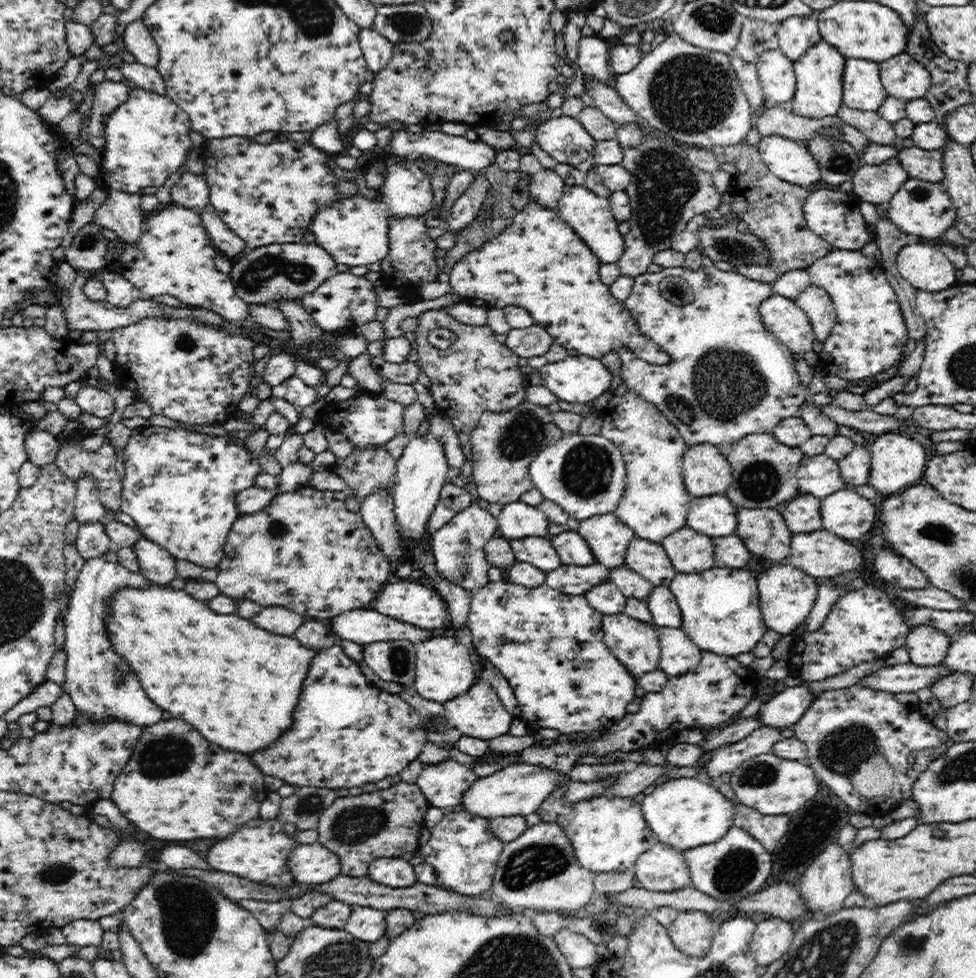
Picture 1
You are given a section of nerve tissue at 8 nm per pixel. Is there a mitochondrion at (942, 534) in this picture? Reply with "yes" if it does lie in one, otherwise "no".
yes

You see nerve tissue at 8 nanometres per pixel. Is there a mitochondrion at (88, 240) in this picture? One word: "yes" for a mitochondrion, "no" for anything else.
yes

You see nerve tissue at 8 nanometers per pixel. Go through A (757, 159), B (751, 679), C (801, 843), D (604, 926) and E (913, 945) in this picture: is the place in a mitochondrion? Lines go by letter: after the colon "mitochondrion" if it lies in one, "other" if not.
A: other
B: other
C: other
D: mitochondrion
E: mitochondrion

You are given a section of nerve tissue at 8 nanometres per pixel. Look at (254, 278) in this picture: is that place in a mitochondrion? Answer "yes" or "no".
yes

